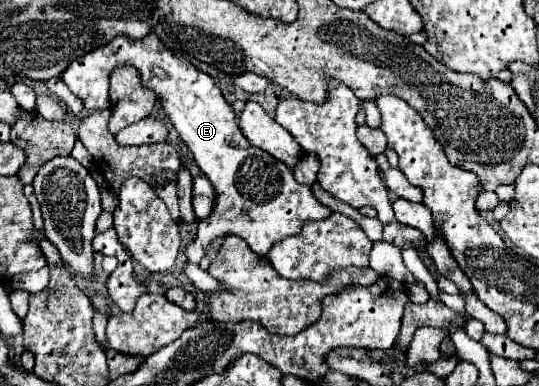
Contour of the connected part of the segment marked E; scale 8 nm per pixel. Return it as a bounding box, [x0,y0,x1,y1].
[60,34,332,264]

